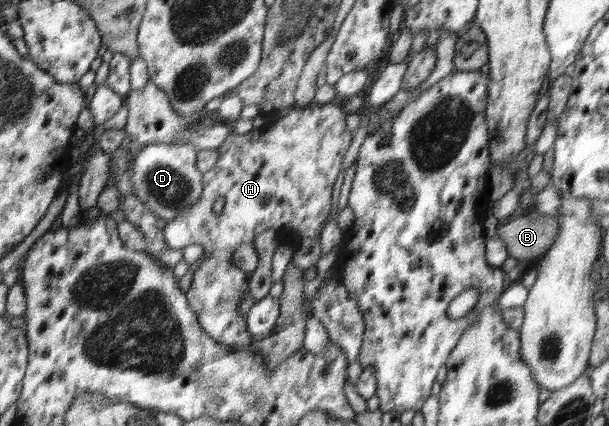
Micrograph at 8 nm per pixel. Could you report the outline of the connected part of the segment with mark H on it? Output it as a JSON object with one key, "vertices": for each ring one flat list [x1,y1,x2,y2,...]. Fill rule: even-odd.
{"vertices":[[325,104,325,105,315,105,314,107,305,107,301,109,293,109,287,114,287,116,283,116,283,118,279,118,277,122,272,124,265,124,264,121,260,121,256,128,253,128,248,134,244,136,238,136,236,133,231,134,221,146,219,146,219,160,207,171,202,173,202,195,200,199,196,202,196,204,187,211,187,215,181,215,177,217,177,219,173,219,167,223,164,229,164,241,168,244,169,249,186,247,190,244,201,244,204,248,206,260,202,266,200,266,192,276,192,283,187,290,187,297,189,308,193,309,193,312,196,312,196,316,199,318,200,327,204,329,205,332,208,332,208,335,213,337,215,343,218,344,232,344,232,346,236,346,237,348,245,348,253,343,252,336,247,332,247,323,245,316,238,312,238,306,244,297,244,294,249,291,249,280,250,275,246,273,244,270,237,268,235,264,232,263,232,254,233,251,236,251,236,248,243,243,251,243,253,244,253,240,257,234,261,234,264,230,273,229,283,230,289,233,289,236,296,235,297,242,298,236,305,237,317,237,316,232,317,228,321,226,321,228,325,228,323,222,327,224,328,221,325,221,327,218,327,214,330,215,329,210,331,210,331,194,333,194,333,184,335,184,335,180,337,180,337,176,339,176,339,168,341,168,341,162,345,160,345,154,347,154,347,148,349,148,349,144,351,144,351,134,347,132,347,124,345,124,345,114,343,114,344,110,341,110,339,106,335,106,335,104],[217,198,225,198,225,208,221,210,221,212,213,212,213,204,217,202]]}

